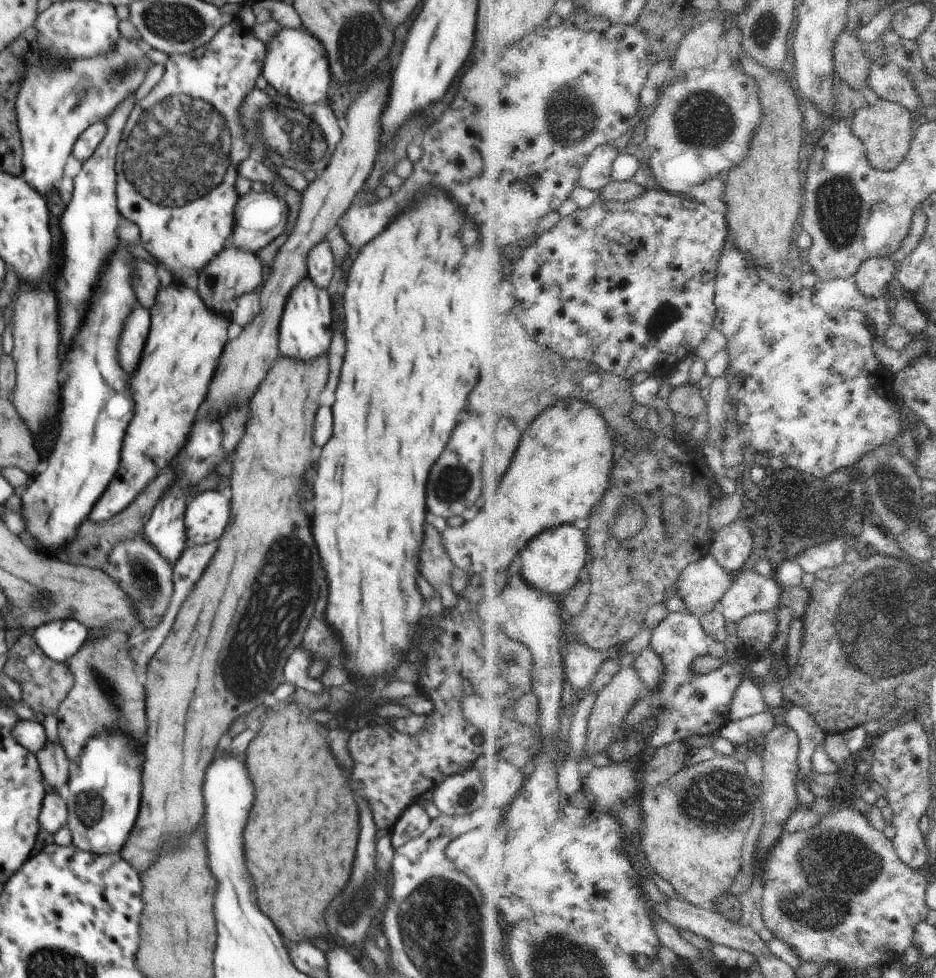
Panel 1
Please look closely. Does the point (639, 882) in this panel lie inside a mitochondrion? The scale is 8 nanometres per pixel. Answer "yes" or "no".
no

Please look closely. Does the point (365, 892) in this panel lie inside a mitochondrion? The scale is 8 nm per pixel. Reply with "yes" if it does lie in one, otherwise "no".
yes

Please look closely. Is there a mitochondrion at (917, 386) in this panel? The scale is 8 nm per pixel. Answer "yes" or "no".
no

